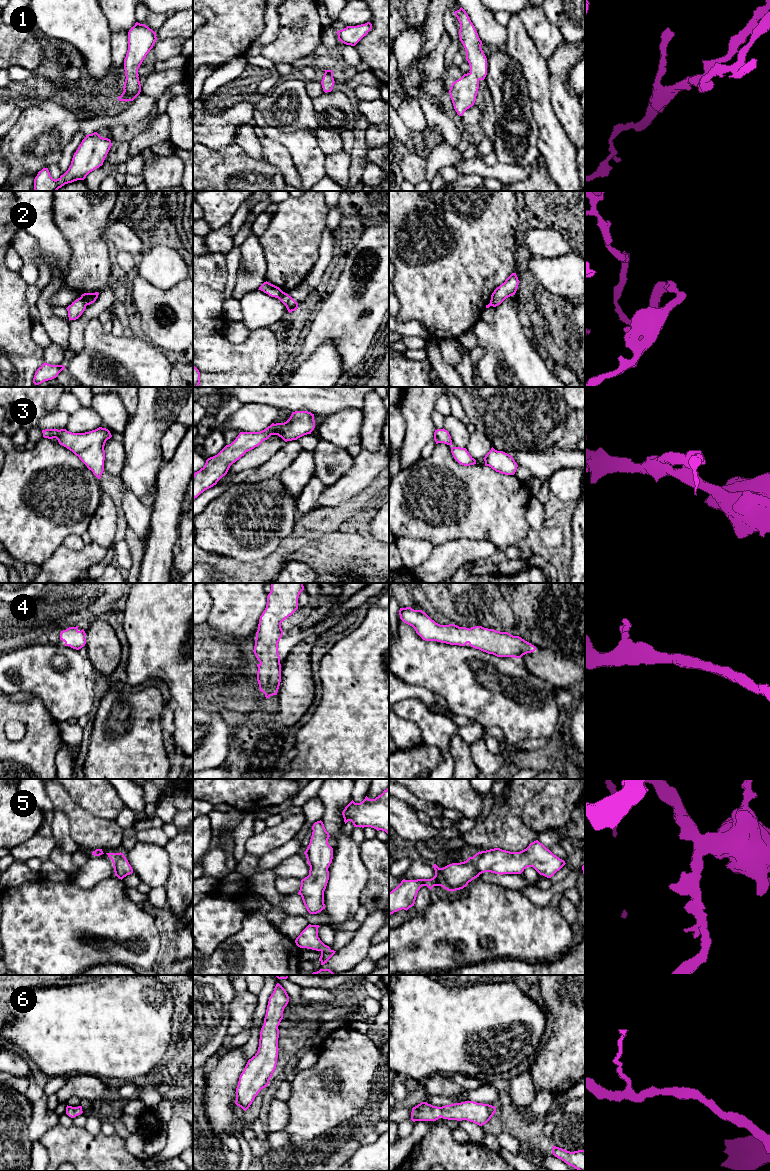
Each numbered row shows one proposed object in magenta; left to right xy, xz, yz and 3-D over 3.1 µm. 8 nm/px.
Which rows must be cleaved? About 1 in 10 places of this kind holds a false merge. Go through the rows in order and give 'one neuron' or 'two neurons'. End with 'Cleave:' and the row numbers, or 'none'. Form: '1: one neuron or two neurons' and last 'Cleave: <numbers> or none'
1: one neuron
2: two neurons
3: one neuron
4: one neuron
5: one neuron
6: one neuron
Cleave: 2

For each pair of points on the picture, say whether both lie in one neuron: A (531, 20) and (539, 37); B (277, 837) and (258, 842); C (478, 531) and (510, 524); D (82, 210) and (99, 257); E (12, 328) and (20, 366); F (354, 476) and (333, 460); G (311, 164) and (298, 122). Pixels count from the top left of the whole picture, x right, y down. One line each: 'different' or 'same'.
A: same
B: same
C: same
D: same
E: same
F: different
G: different

